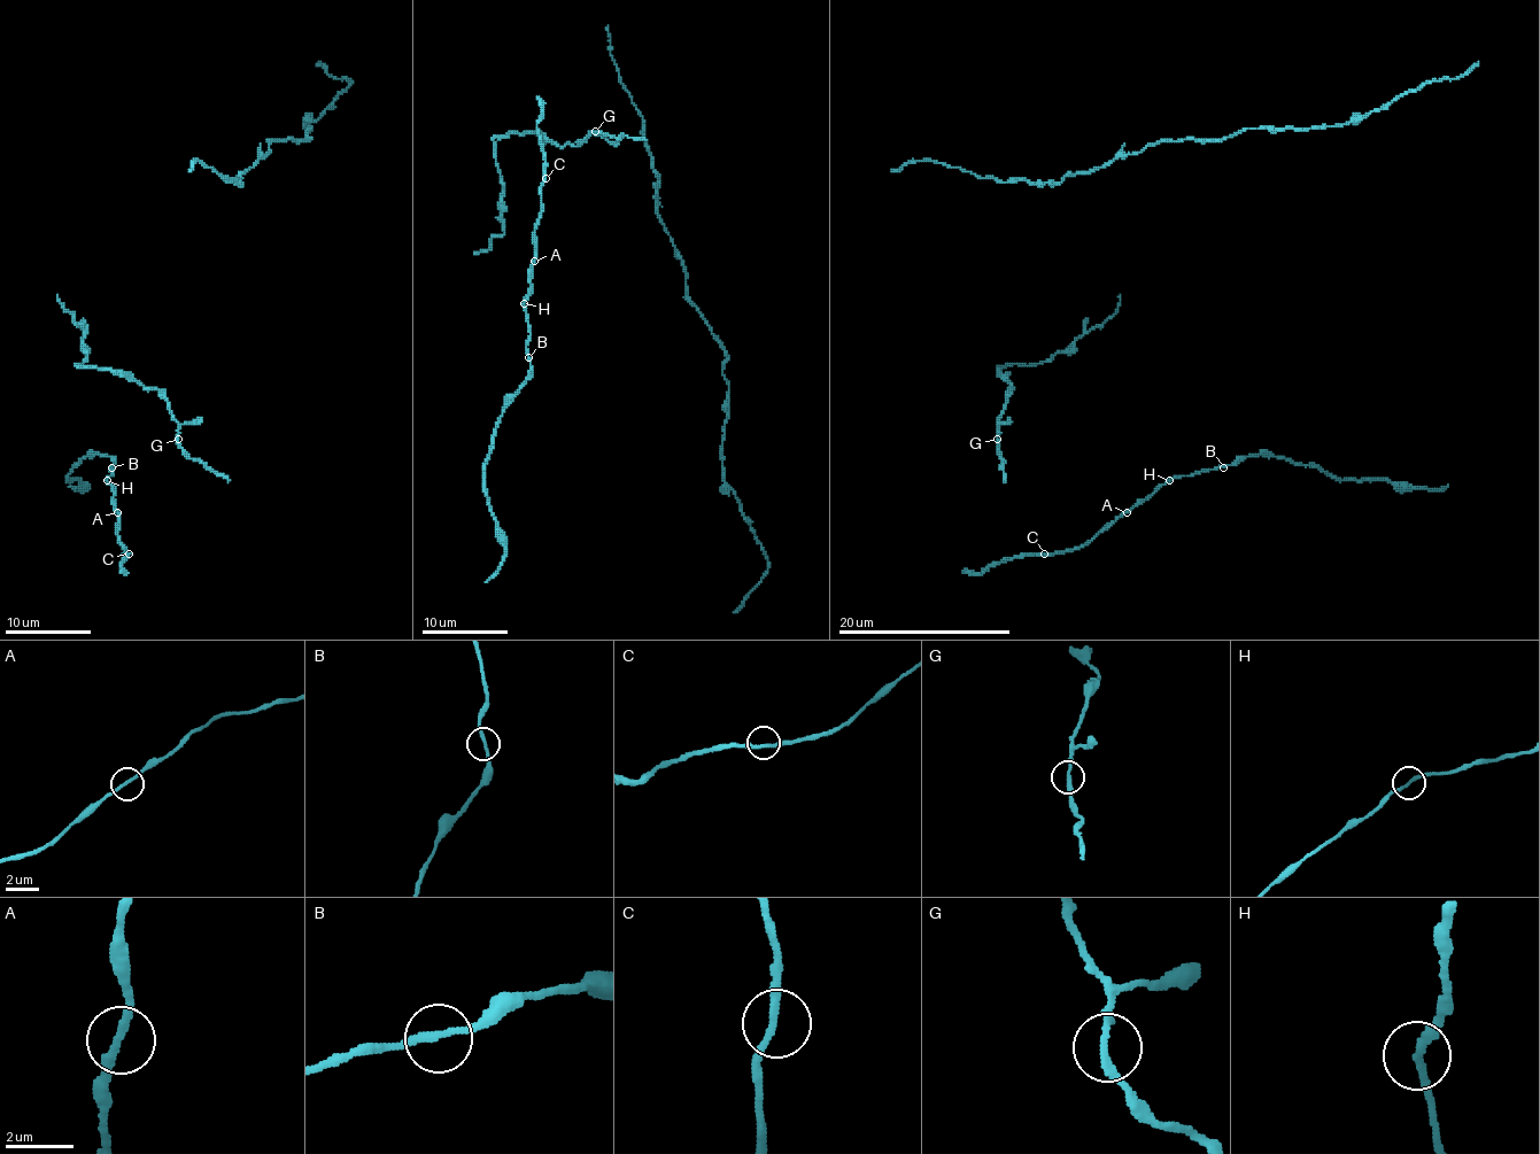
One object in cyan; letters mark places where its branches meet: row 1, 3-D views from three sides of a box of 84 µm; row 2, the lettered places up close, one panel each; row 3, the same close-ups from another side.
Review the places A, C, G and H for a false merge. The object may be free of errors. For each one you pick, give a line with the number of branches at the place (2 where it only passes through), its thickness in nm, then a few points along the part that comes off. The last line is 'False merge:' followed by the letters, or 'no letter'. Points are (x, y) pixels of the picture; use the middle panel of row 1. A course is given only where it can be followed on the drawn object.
False merge: no letter

